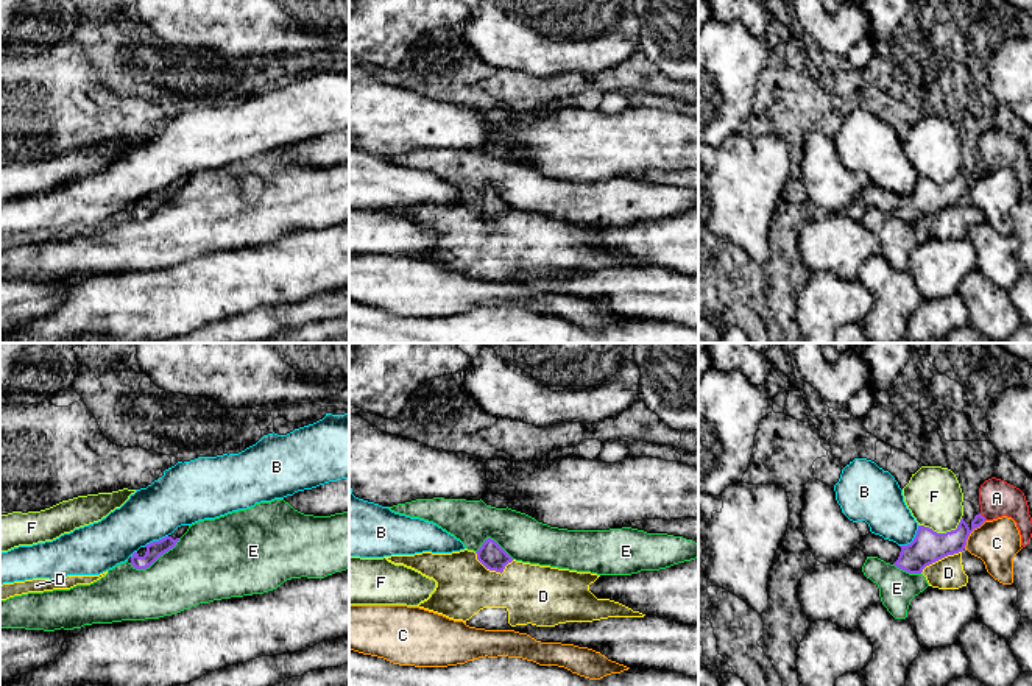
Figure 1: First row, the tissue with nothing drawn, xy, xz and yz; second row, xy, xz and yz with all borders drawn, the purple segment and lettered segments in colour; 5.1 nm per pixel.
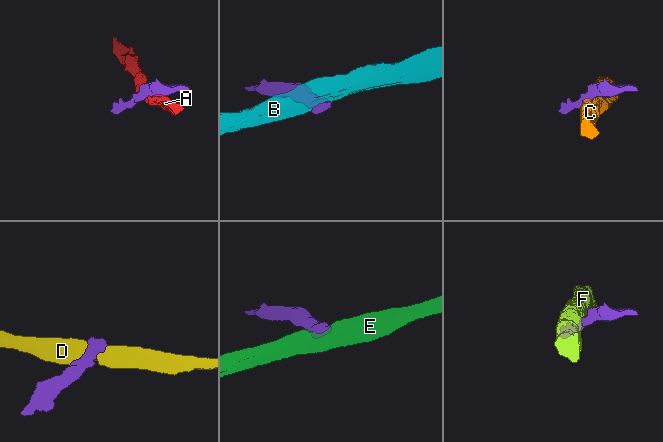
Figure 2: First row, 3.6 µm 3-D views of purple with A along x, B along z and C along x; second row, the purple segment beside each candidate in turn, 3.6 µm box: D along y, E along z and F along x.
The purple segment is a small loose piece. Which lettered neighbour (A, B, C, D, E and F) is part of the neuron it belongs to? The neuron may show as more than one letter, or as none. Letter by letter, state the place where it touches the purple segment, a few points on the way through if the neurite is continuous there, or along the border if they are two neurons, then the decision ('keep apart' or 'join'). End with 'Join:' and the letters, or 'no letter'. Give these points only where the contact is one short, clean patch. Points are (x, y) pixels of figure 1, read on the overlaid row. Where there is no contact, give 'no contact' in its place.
A: meets purple in yz at (982, 516); keep apart
B: meets purple in yz at (914, 540); border along yz (918, 526), (914, 538), (900, 546); keep apart
C: meets purple in yz at (970, 532); border along yz (986, 521), (970, 533), (964, 548); keep apart
D: meets purple in xz at (493, 569); border along xz (474, 552), (487, 568), (501, 572), (513, 560); keep apart
E: meets purple in xy at (156, 558); border along xy (180, 538), (148, 566), (131, 566); keep apart
F: meets purple in yz at (942, 533); border along yz (962, 518), (954, 529), (945, 532), (934, 532), (918, 524); keep apart
Join: no letter

